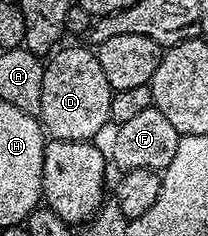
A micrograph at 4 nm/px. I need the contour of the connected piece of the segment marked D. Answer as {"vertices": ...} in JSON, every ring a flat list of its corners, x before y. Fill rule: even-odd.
{"vertices":[[65,46,56,49,46,59,41,84,41,108,37,117,51,138,89,142,98,139,103,125,111,122,113,91,109,80,105,80,105,72,94,49]]}

